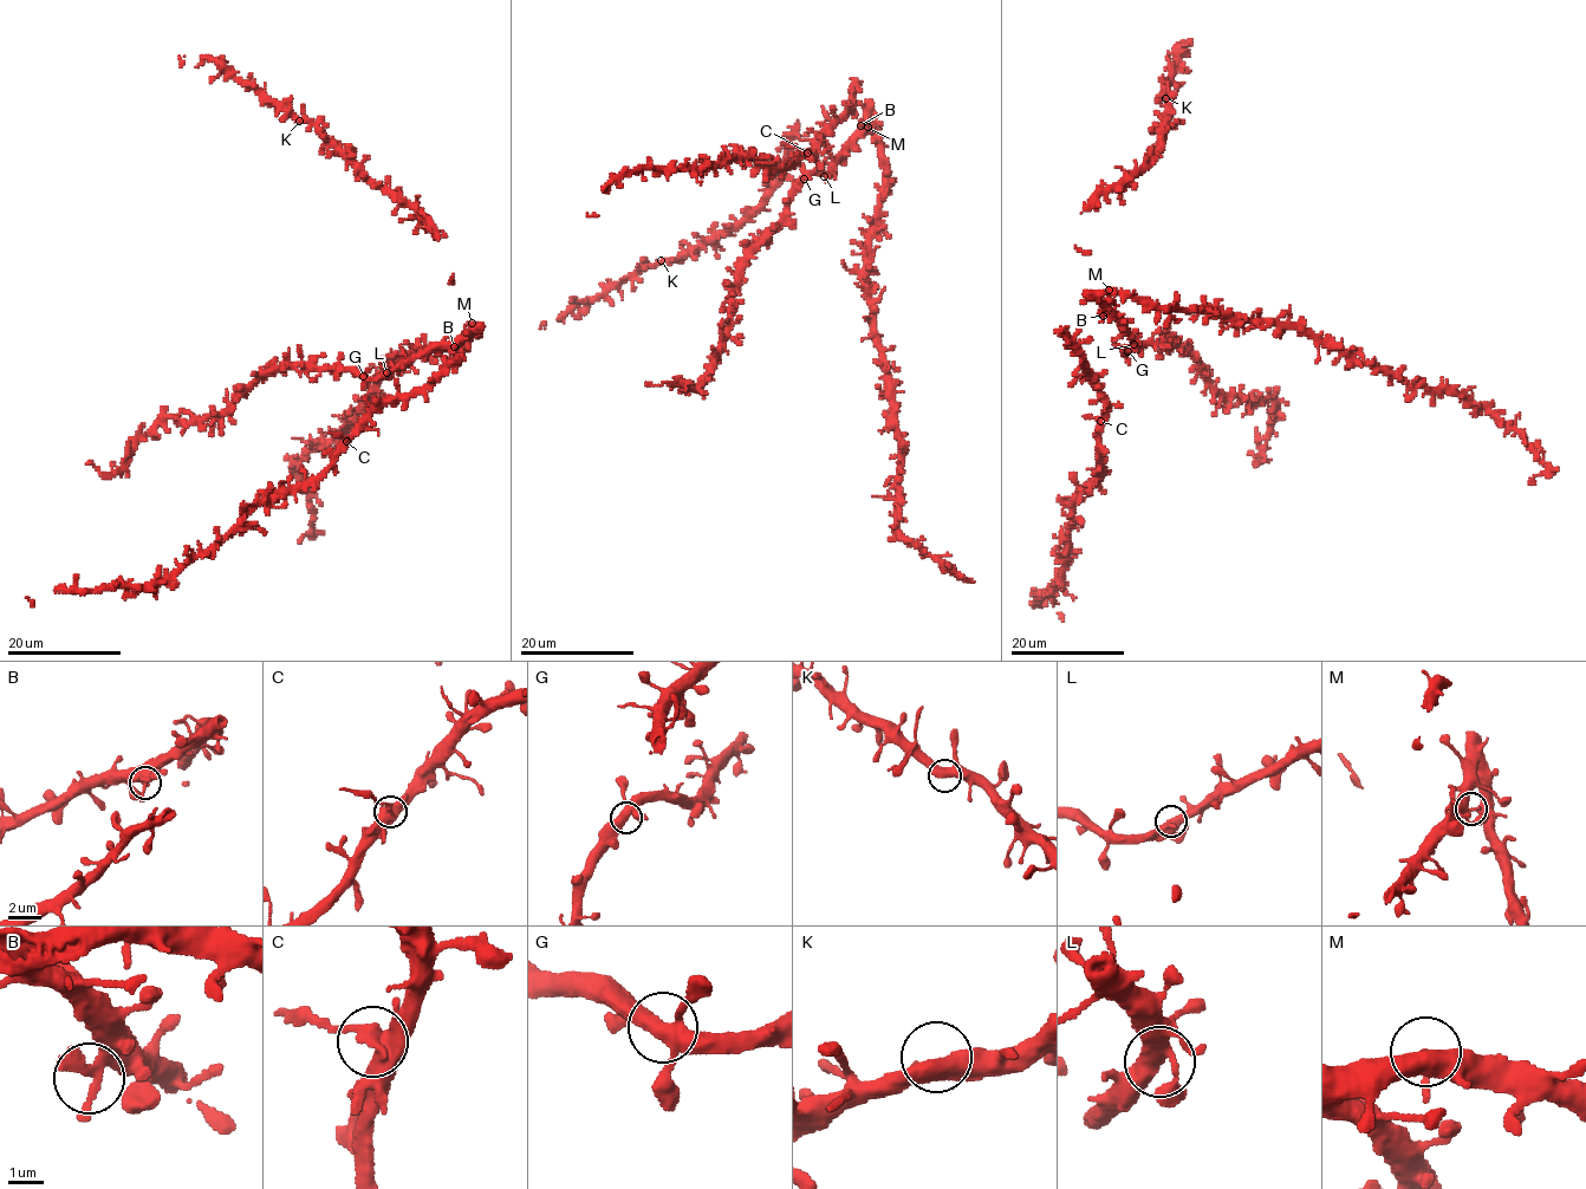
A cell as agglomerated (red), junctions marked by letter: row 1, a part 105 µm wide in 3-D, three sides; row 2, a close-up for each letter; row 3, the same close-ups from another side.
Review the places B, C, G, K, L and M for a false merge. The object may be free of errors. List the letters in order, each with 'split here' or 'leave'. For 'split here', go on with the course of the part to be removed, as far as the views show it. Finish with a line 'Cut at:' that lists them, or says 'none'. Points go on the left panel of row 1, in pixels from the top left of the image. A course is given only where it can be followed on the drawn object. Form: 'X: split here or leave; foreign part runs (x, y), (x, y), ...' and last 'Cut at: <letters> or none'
B: leave
C: split here; foreign part runs (348, 441), (340, 434), (329, 433)
G: leave
K: leave
L: leave
M: leave
Cut at: C

